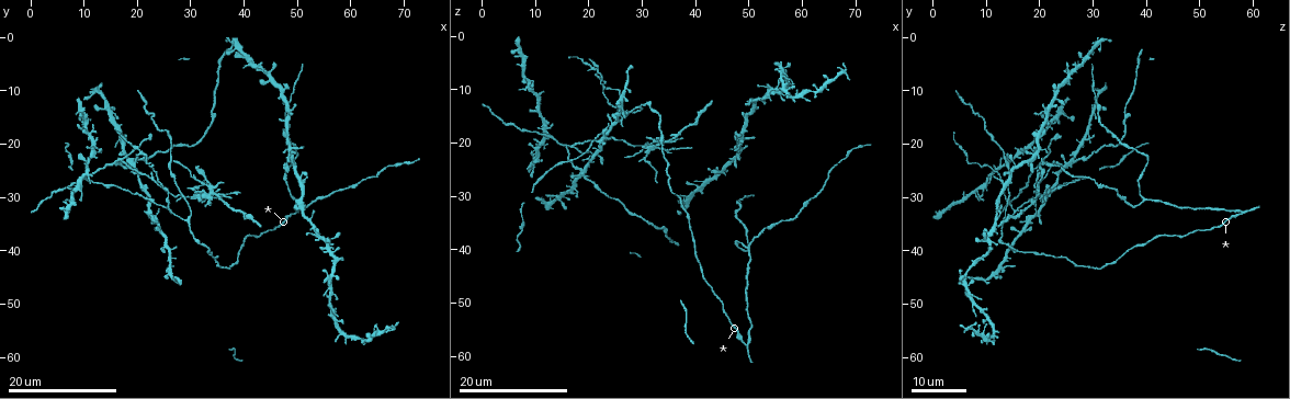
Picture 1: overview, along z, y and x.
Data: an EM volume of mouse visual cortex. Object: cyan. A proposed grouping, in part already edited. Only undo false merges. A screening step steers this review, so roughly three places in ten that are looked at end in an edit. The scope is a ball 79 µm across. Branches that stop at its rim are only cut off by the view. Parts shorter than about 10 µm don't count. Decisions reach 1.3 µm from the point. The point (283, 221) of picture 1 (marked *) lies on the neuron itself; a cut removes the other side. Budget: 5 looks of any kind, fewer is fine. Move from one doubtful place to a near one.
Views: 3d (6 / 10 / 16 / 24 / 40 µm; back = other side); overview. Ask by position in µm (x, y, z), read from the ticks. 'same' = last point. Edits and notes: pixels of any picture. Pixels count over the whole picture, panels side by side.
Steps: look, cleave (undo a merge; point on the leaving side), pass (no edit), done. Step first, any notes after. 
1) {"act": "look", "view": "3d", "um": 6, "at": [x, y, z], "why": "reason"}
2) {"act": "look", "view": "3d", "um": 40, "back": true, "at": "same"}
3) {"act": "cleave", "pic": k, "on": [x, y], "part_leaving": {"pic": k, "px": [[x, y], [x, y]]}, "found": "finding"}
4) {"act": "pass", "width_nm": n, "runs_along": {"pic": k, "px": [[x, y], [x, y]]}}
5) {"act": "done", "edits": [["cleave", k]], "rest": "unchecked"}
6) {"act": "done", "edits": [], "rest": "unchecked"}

{"act": "look", "view": "3d", "um": 24, "at": [49.5, 33.0, 57.0]}

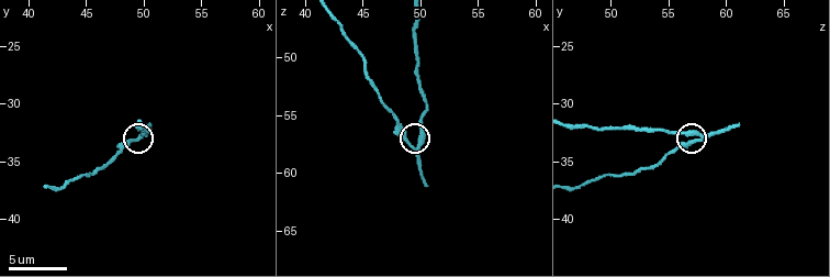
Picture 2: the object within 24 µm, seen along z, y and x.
{"act": "look", "view": "3d", "um": 10, "at": [49.0, 33.2, 57.4]}

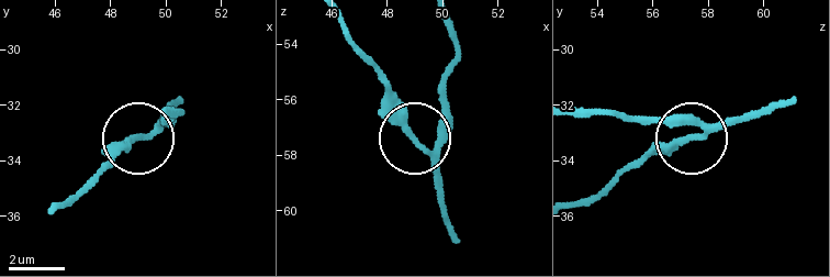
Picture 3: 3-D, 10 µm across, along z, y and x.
{"act": "pass", "arms": 3, "found": "all the same neuron"}

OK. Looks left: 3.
{"act": "look", "view": "3d", "um": 16, "at": [21.5, 30.5, 19.0], "why": "sudden change in width"}

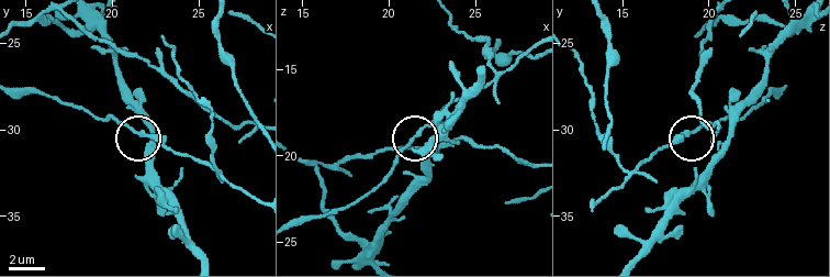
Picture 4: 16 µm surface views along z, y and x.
{"act": "look", "view": "3d", "um": 6, "at": [21.6, 30.2, 18.8], "why": "zoom in"}

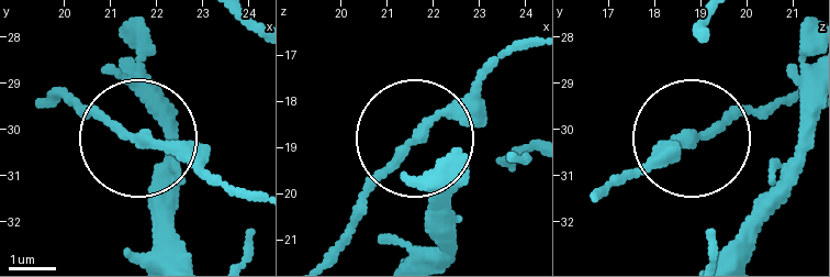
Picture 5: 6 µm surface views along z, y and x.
{"act": "look", "view": "3d", "um": 6, "back": true, "at": [21.70, 30.25, 18.80], "why": "from behind"}

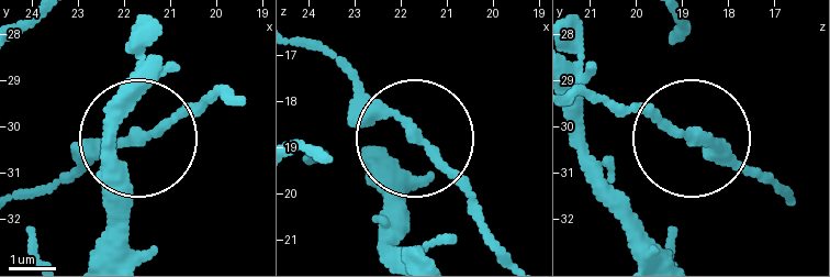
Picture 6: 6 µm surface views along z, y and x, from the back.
{"act": "pass", "runs_along": {"pic": 6, "px": [[305, 39], [479, 211]]}, "found": "continuous, no second neuron"}

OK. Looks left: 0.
{"act": "done", "edits": [], "rest": "unchecked"}

